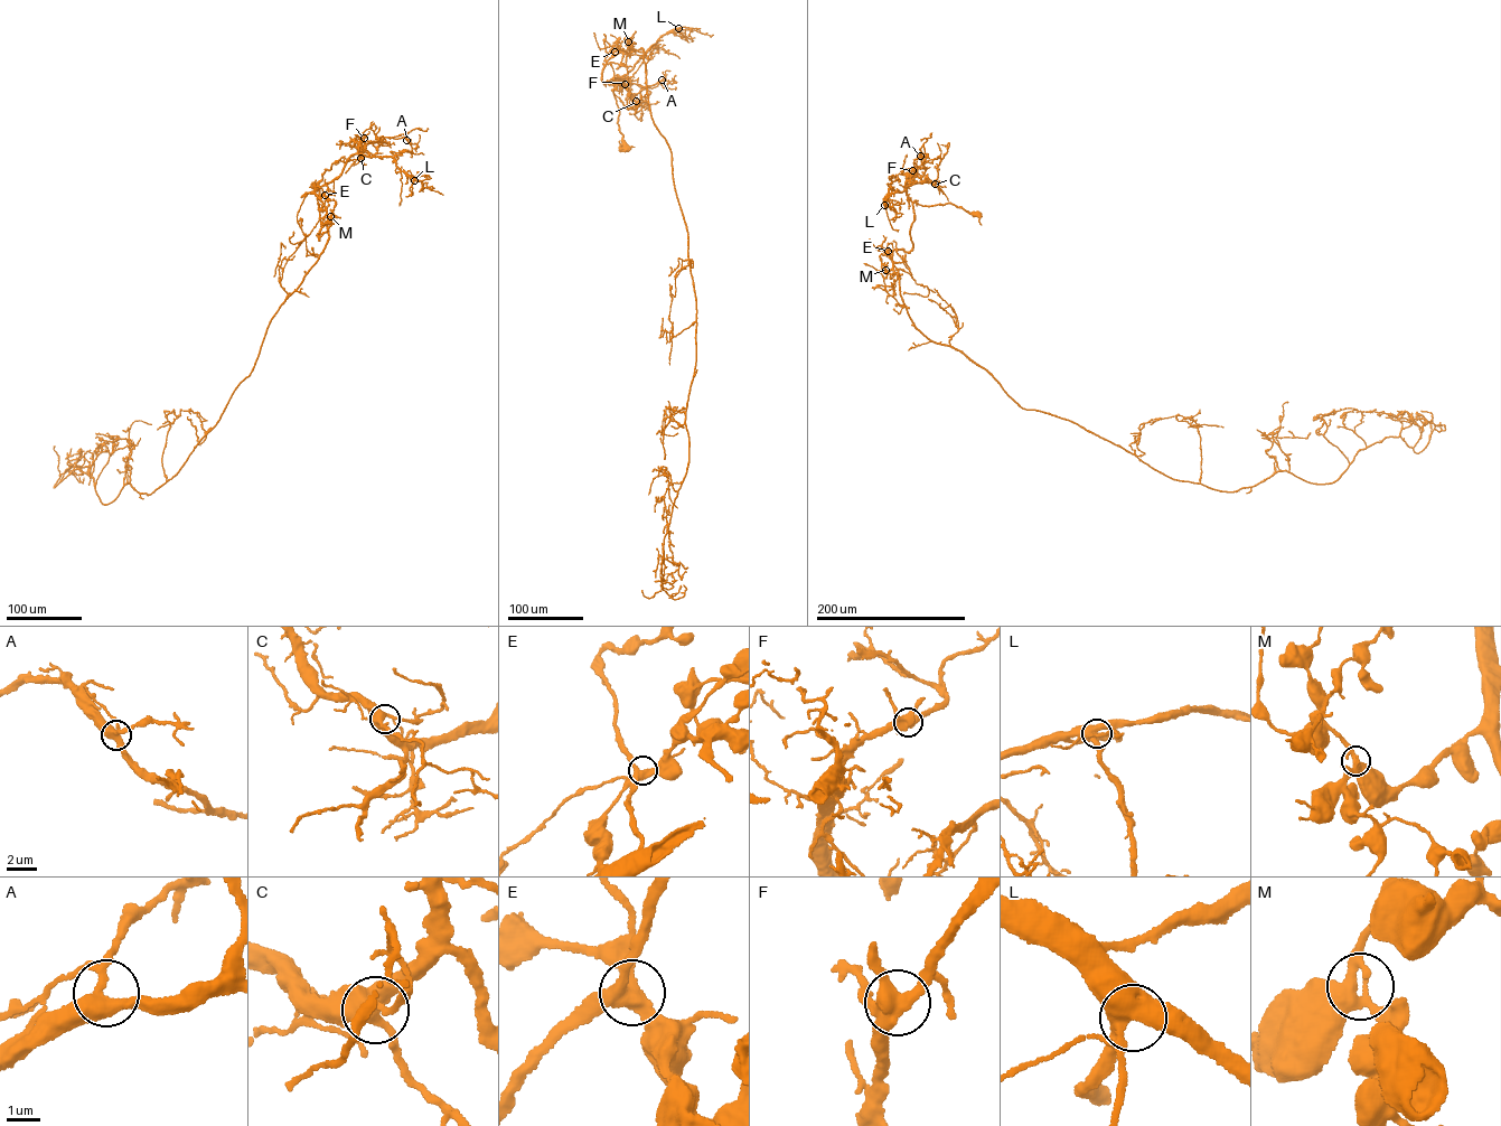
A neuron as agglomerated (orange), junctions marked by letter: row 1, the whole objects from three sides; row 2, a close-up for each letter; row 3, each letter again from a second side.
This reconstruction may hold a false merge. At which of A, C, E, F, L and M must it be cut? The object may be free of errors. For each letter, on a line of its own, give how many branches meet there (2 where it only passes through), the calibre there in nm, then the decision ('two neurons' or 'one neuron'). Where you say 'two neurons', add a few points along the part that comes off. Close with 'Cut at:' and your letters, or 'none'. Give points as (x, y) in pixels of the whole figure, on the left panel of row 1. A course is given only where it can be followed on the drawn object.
A: branches 4; calibre 420 nm; one neuron
C: branches 4; calibre 440 nm; one neuron
E: branches 4; calibre 420 nm; one neuron
F: branches 5; calibre 440 nm; one neuron
L: branches 5; calibre 500 nm; one neuron
M: branches 4; calibre 400 nm; one neuron
Cut at: none

